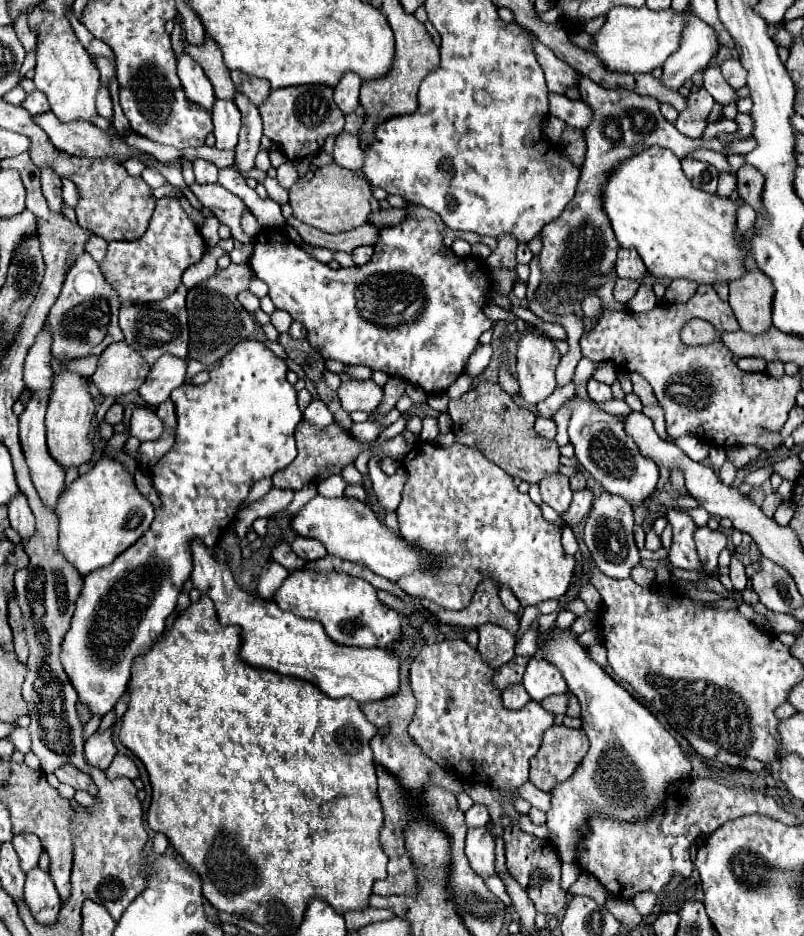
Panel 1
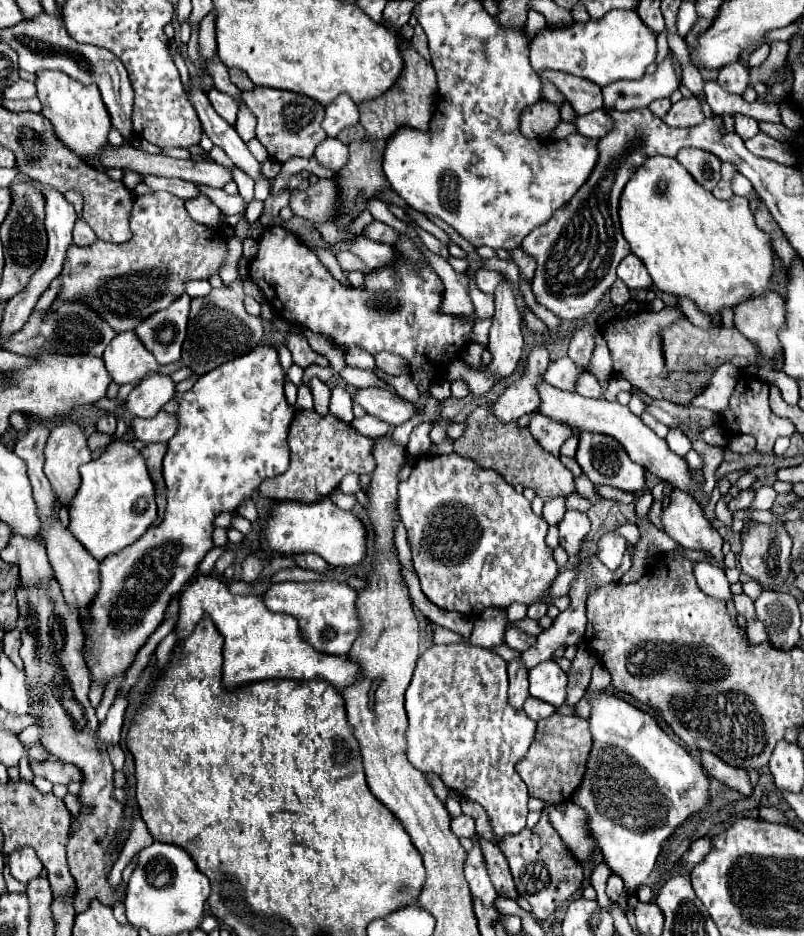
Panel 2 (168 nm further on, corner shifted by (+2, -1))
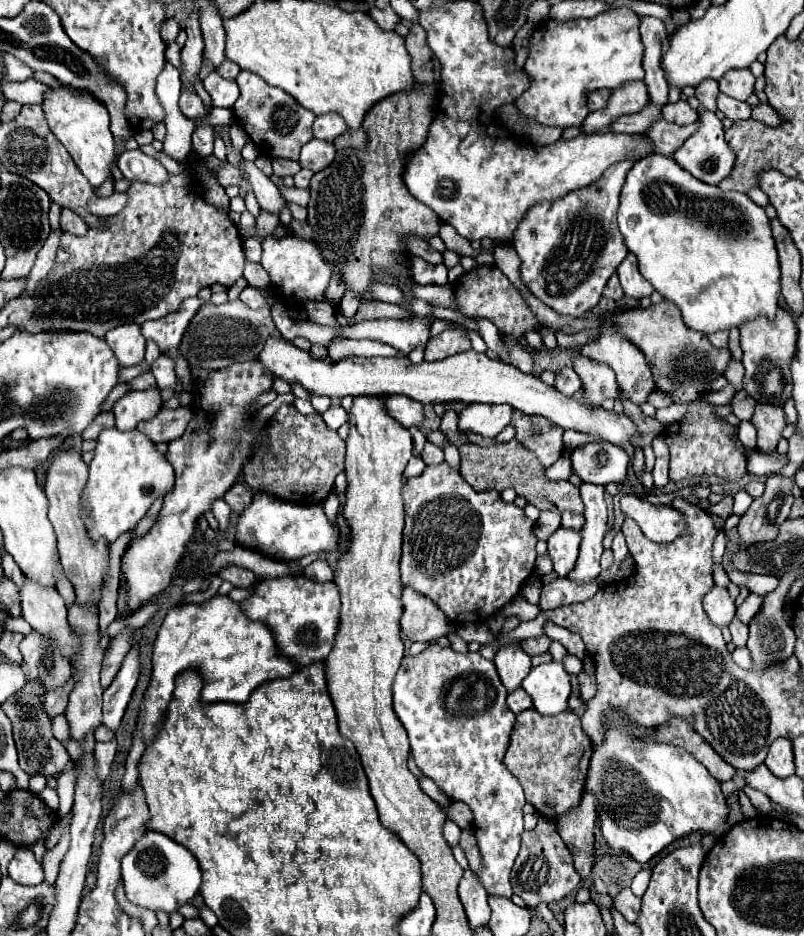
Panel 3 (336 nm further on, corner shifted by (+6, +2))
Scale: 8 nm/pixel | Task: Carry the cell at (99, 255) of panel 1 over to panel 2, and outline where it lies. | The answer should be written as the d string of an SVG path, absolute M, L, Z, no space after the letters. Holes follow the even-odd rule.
M78 220L74 226L74 244L90 246L94 242L96 242L96 234L92 232L92 228L84 220Z

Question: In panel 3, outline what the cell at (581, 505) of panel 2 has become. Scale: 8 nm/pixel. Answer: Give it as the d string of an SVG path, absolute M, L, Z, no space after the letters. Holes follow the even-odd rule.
M562 513L562 527L566 529L580 529L584 525L584 517L580 513Z

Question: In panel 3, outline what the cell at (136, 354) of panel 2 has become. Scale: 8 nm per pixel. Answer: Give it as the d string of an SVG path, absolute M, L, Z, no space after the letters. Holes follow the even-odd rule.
M126 323L122 327L114 327L114 331L106 333L106 343L112 347L112 351L122 367L138 365L144 359L146 339L142 337L138 325Z

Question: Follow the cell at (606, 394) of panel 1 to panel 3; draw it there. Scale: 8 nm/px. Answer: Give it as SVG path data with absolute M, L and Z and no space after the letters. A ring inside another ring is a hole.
M564 367L558 375L556 375L556 383L554 387L558 387L558 391L562 391L564 395L574 395L576 391L582 389L580 377L576 375L576 371L572 367Z

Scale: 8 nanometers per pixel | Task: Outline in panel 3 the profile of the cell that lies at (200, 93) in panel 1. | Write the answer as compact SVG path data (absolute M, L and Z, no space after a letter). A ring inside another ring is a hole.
M242 161L240 167L242 167L242 171L246 173L246 179L252 185L252 191L254 191L254 197L256 197L260 209L274 213L274 215L280 215L282 209L286 209L286 201L280 195L278 187L254 163Z

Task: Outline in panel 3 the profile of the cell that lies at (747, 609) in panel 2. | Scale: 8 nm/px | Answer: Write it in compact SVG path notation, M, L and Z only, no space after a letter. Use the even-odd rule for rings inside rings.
M734 617L732 625L730 625L730 633L732 633L732 643L736 647L744 647L746 639L748 639L748 627L744 623L738 621L738 617Z

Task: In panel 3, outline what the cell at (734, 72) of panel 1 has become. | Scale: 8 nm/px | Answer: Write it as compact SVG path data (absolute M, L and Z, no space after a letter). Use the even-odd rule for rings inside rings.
M732 69L718 83L722 93L740 101L746 101L754 93L754 75L750 69Z

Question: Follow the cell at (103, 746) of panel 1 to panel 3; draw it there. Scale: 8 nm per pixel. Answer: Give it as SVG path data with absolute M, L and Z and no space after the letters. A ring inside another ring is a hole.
M134 648L126 653L118 675L114 677L110 687L104 691L104 725L112 731L118 729L124 717L126 705L134 693L136 681L139 679L141 671L139 655L139 650Z

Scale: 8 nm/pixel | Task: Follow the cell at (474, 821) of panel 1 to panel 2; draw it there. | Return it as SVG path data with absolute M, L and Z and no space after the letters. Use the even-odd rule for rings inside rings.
M462 814L458 818L452 818L452 830L454 830L454 834L458 838L462 838L462 836L472 838L476 834L476 830L474 830L474 818L470 818L466 814Z

